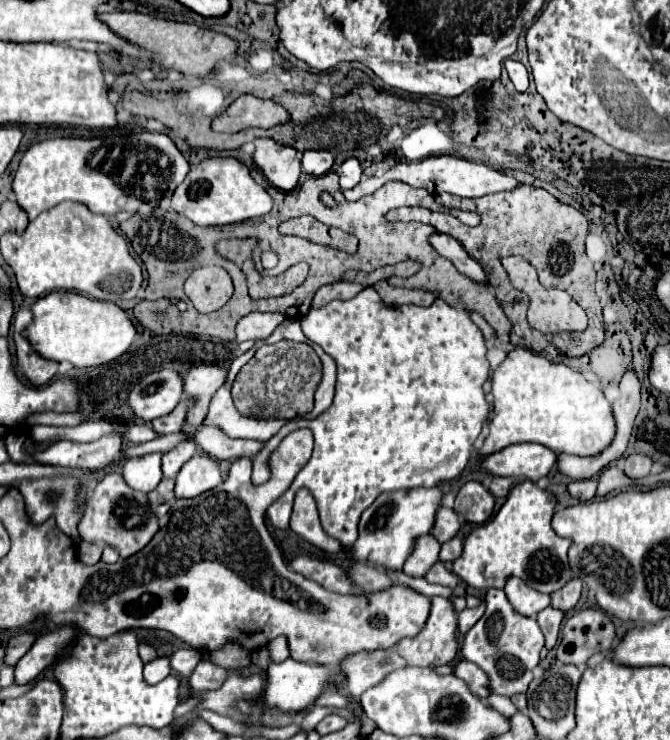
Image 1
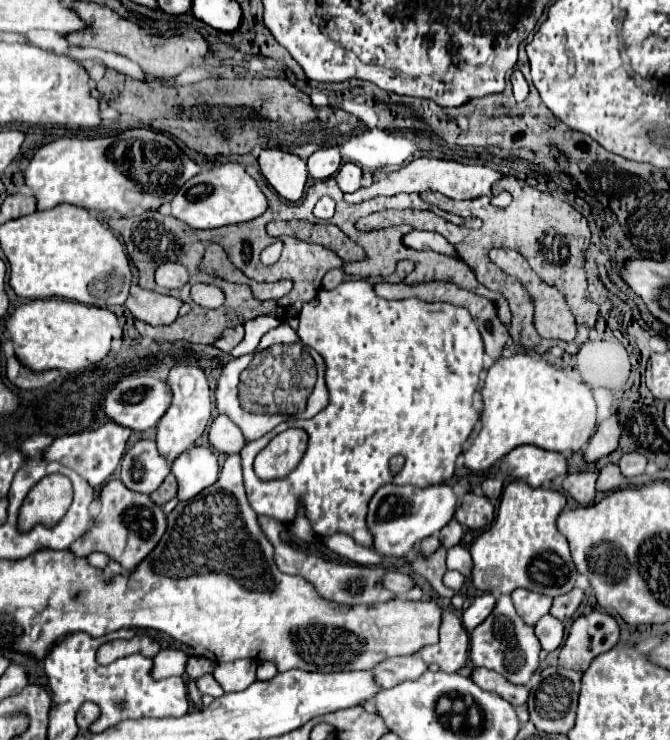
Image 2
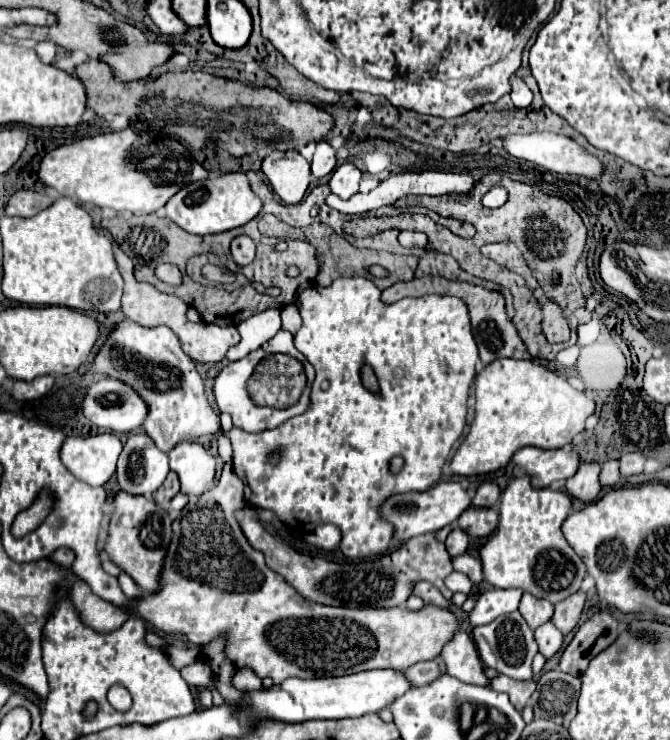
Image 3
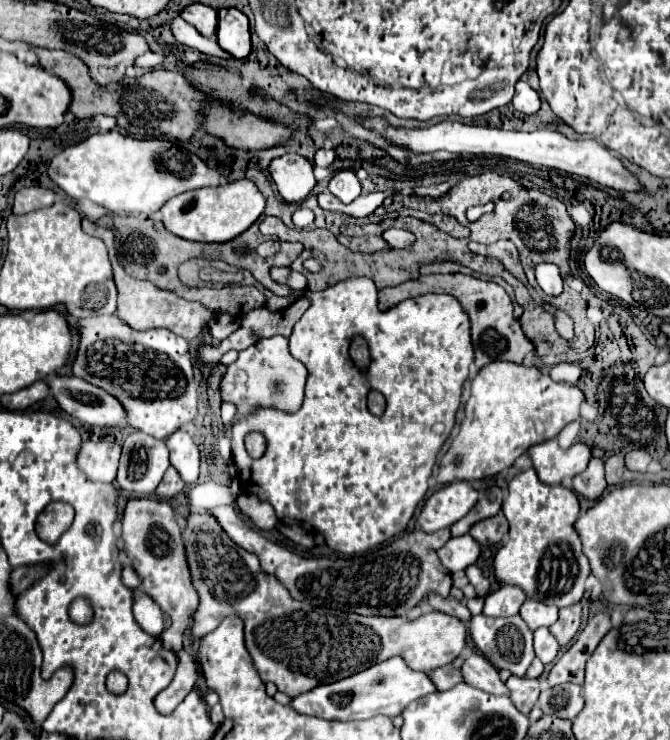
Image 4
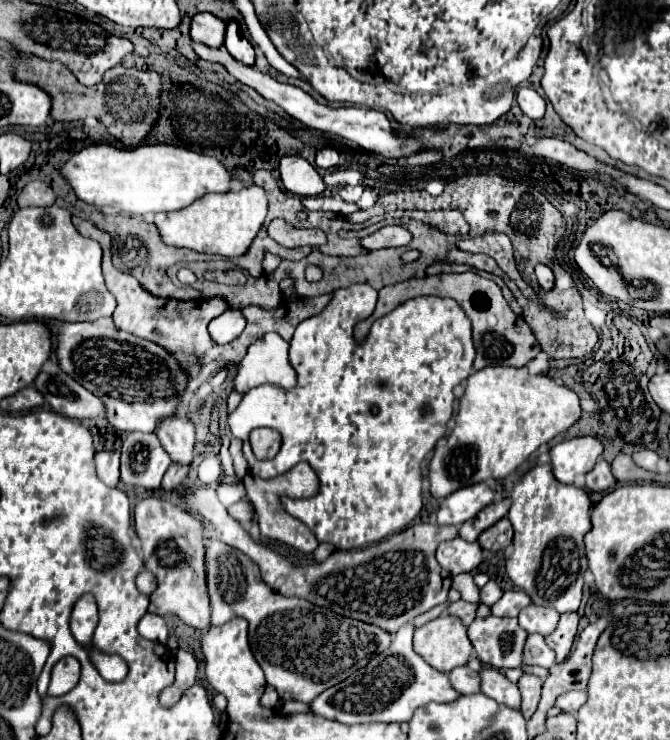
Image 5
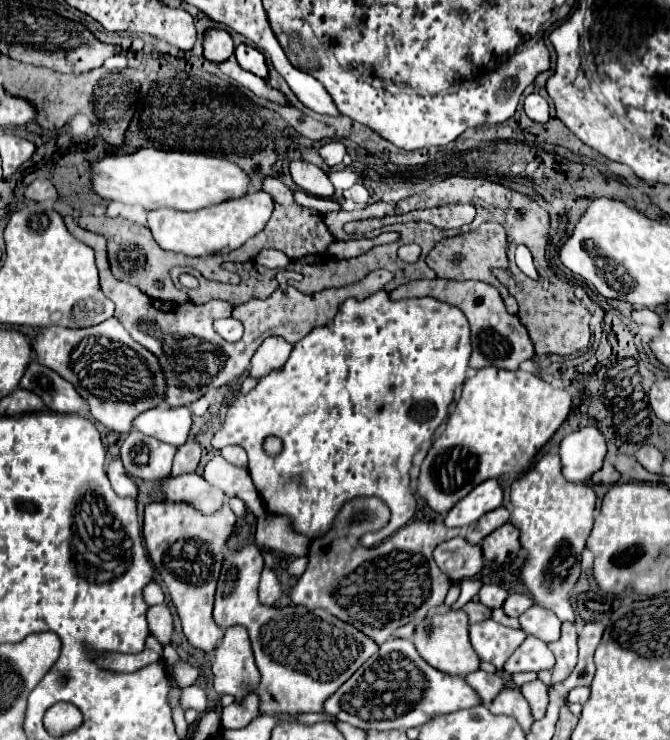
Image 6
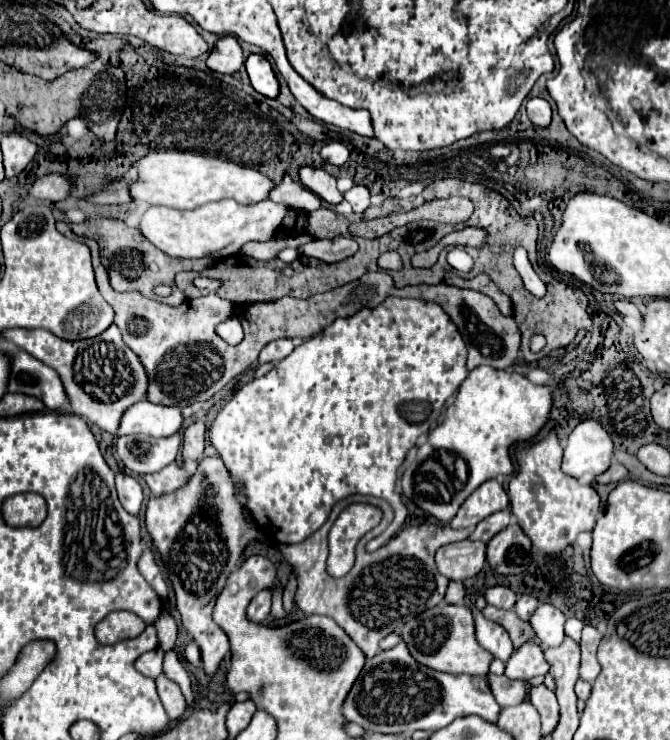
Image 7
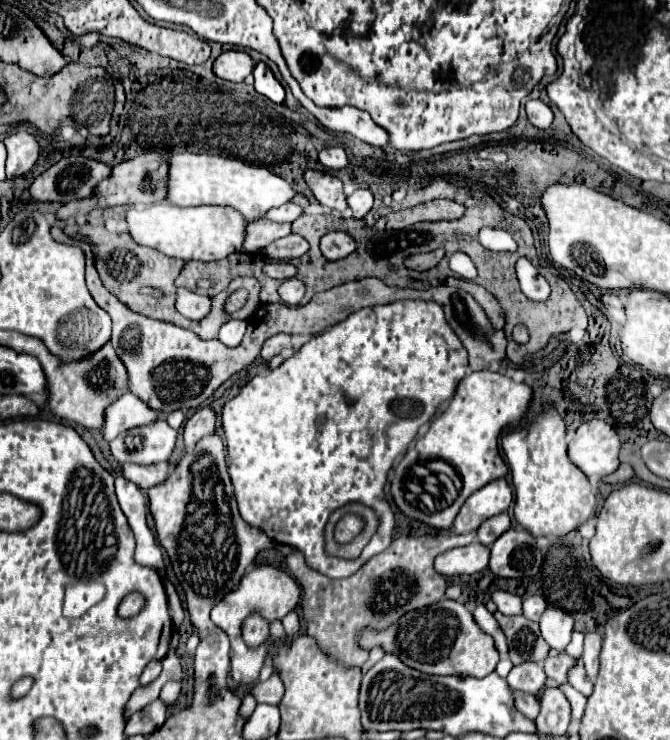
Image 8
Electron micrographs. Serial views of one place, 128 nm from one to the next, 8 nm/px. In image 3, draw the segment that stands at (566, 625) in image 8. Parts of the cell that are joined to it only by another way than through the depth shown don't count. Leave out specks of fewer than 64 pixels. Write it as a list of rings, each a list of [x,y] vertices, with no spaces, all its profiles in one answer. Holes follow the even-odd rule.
[[[524,594],[520,600],[520,614],[524,616],[524,620],[528,622],[528,626],[532,630],[536,630],[540,624],[548,622],[554,614],[554,606],[548,600],[540,600],[534,598],[532,594]]]

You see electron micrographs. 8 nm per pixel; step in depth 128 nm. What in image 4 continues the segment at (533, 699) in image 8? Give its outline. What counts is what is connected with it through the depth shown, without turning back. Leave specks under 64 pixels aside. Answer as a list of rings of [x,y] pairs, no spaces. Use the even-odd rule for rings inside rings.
[[[454,666],[436,668],[436,670],[430,672],[430,676],[432,676],[432,680],[434,680],[434,684],[436,684],[438,690],[450,690],[450,688],[454,688],[456,684],[464,682],[460,668],[454,668]]]

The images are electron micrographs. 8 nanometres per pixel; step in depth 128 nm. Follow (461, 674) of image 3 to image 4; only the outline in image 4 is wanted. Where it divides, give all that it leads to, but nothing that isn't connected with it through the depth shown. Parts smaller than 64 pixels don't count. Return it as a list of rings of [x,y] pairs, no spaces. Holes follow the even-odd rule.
[[[474,652],[464,662],[462,670],[464,670],[466,684],[472,684],[478,690],[484,690],[484,692],[496,694],[496,696],[508,696],[510,694],[510,690],[506,688],[506,684],[498,676],[498,670],[488,660],[484,660],[484,656]]]

